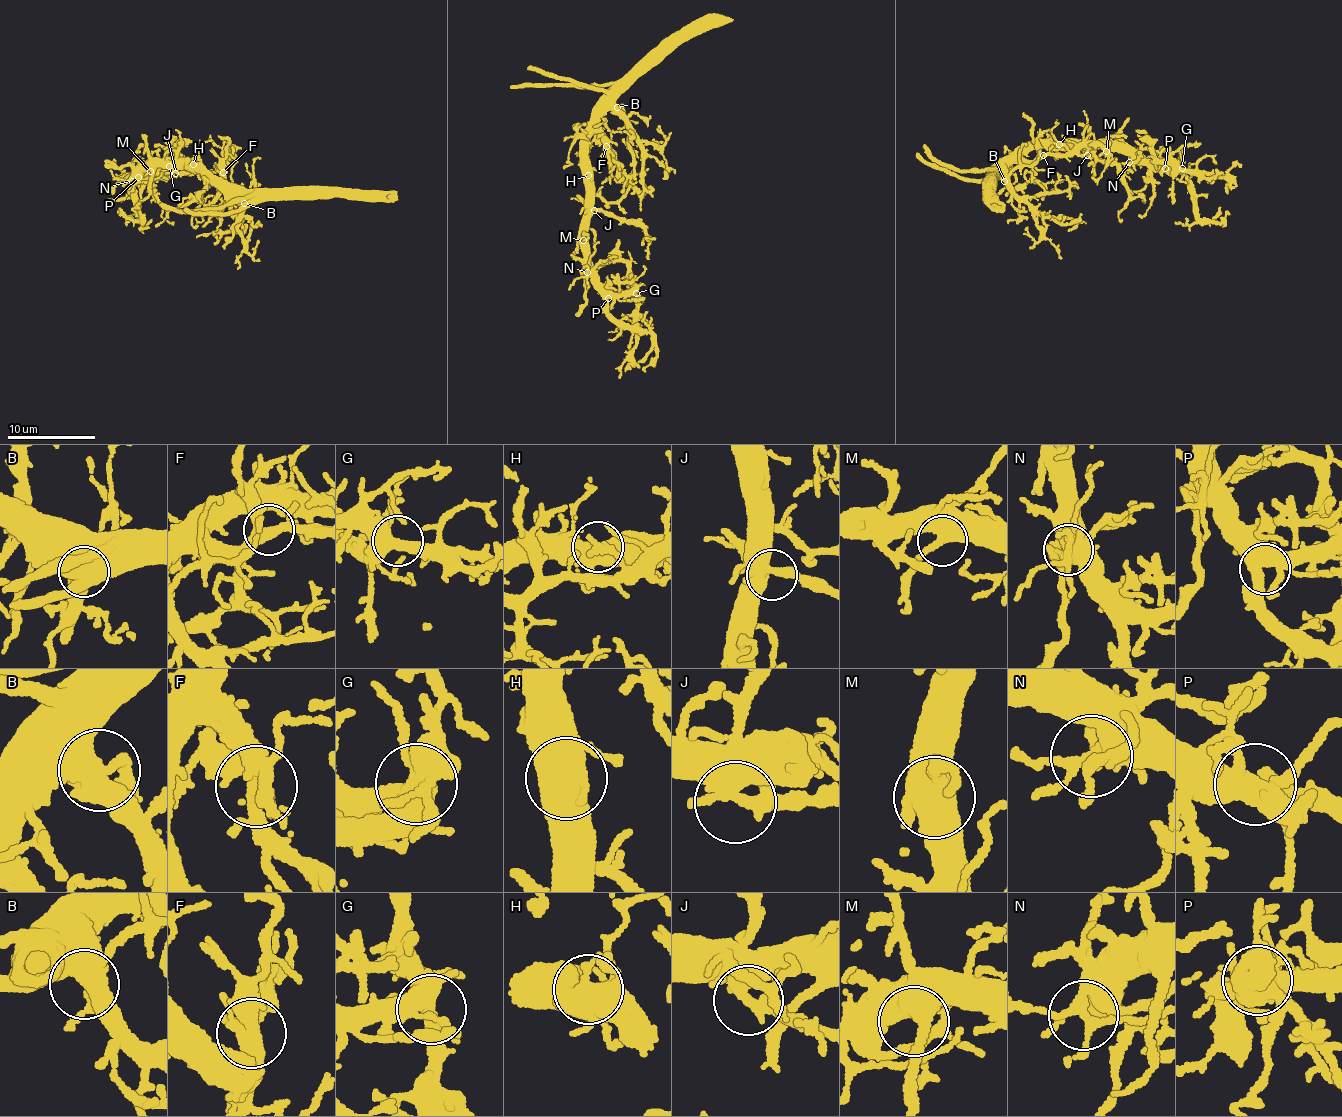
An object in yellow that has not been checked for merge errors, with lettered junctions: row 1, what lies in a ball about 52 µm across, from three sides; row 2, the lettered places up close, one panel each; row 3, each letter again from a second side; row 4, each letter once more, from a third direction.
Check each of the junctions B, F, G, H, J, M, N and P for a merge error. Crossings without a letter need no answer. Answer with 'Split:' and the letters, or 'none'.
Split: none

